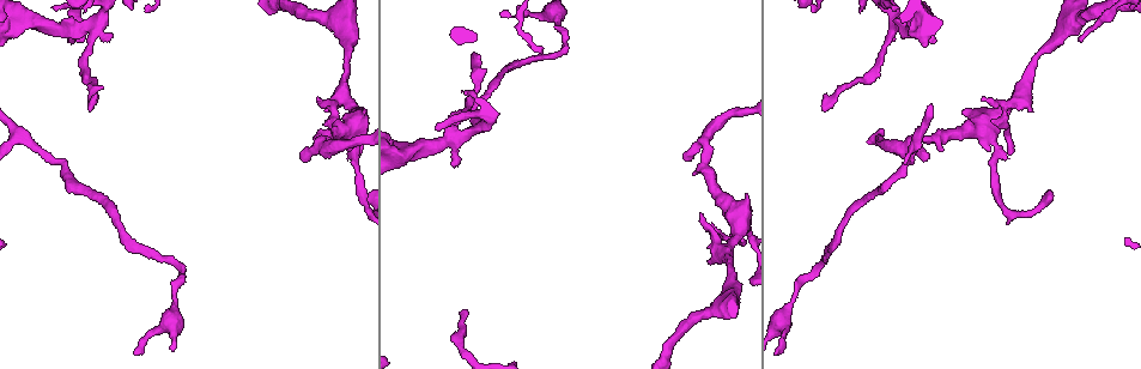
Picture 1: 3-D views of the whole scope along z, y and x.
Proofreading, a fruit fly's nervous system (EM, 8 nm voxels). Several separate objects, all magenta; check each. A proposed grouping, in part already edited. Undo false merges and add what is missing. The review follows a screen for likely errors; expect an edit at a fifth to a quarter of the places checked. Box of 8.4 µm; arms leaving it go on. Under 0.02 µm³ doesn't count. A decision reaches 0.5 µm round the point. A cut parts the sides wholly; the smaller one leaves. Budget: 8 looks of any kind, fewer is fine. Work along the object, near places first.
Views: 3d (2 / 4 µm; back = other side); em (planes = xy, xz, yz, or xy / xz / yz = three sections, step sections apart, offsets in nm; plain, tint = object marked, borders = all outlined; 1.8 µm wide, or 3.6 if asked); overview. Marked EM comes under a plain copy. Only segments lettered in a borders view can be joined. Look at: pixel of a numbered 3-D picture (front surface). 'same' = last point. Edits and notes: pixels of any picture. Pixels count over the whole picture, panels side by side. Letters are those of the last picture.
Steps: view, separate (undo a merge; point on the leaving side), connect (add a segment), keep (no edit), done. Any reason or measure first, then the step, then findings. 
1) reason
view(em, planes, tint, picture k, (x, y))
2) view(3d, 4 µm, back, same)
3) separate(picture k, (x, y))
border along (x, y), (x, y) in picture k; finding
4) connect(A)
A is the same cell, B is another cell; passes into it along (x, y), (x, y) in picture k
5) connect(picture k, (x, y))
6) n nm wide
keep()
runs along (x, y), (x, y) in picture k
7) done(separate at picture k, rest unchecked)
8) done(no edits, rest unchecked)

branch stops here
view(3d, 2 µm, picture 1, (687, 160))

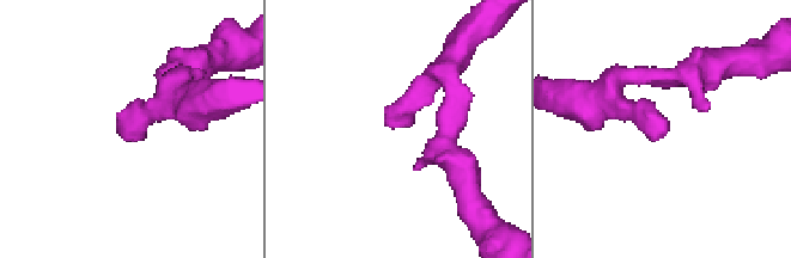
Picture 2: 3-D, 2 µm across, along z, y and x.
view(em, xz, step 8, tint, picture 2, (663, 128))

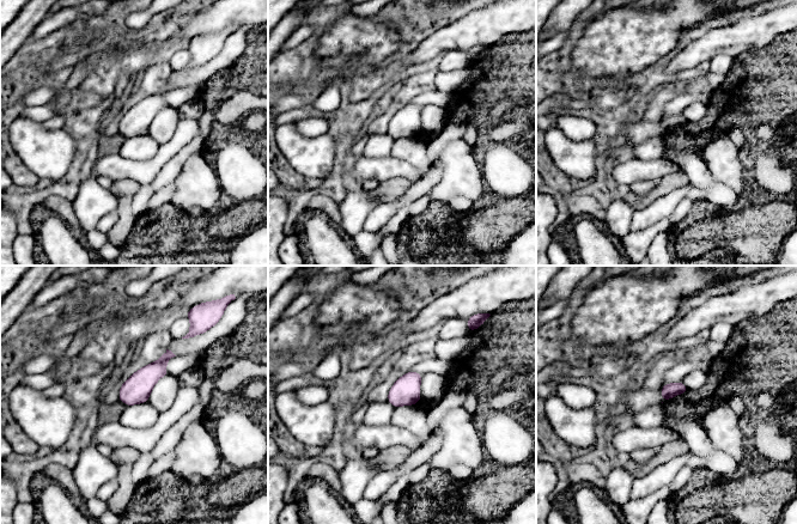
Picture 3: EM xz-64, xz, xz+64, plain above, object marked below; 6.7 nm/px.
cut it another way
view(em, planes, borders, same)

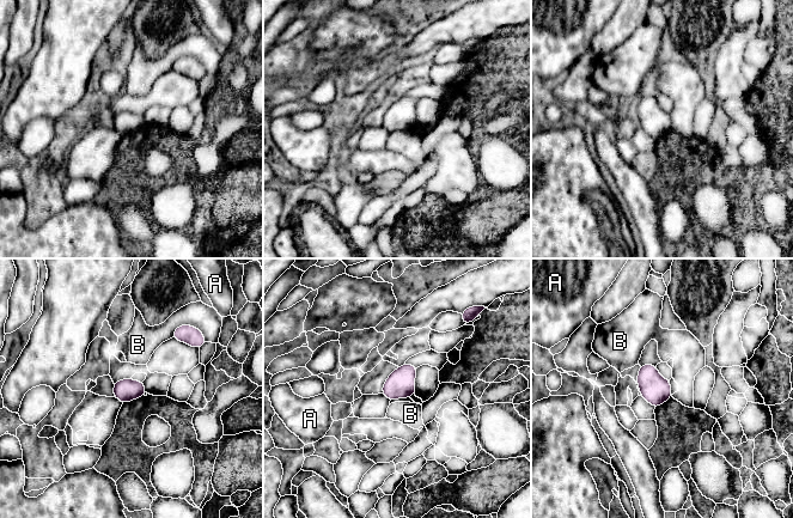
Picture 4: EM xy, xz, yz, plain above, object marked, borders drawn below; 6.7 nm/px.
keep()
A and B are other cells; border along (178, 325), (171, 336) in picture 4; none of them fits

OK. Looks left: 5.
branch stops here
view(3d, 2 µm, picture 1, (932, 41))

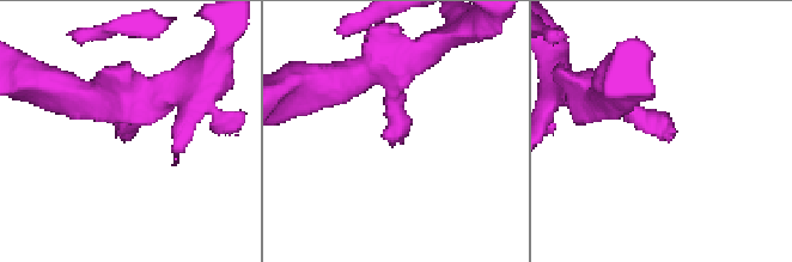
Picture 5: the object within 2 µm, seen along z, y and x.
now the EM
view(em, xy, step 4, borders, picture 5, (392, 141))

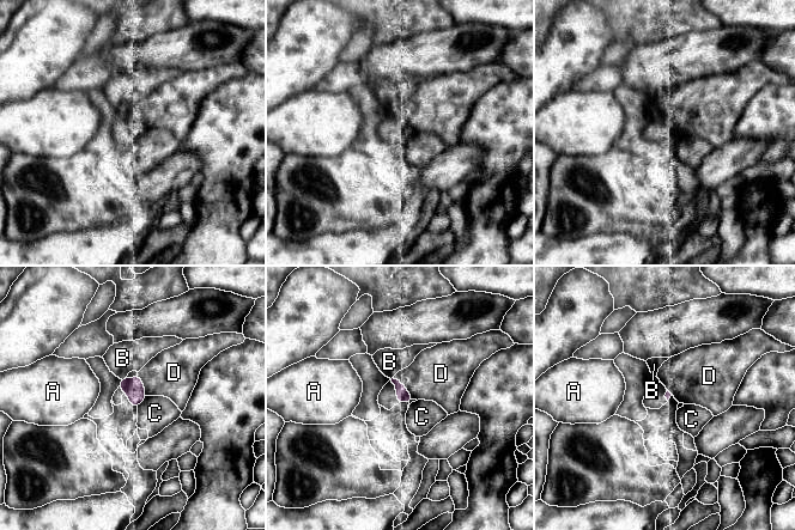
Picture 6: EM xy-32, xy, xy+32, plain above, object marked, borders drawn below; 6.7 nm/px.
view(em, planes, borders, same)

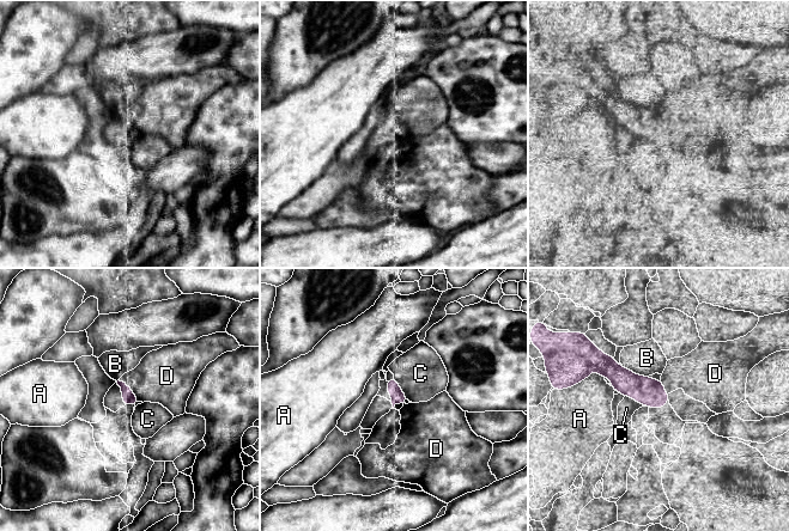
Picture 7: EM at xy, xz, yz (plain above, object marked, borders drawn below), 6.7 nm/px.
D touches over 200 nm
separate(picture 7, (624, 380))
A, B, C and D are other cells; border along (589, 362), (594, 371) in picture 7; two cells meet here

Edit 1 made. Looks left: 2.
thin neck
view(3d, 2 µm, picture 1, (793, 295))

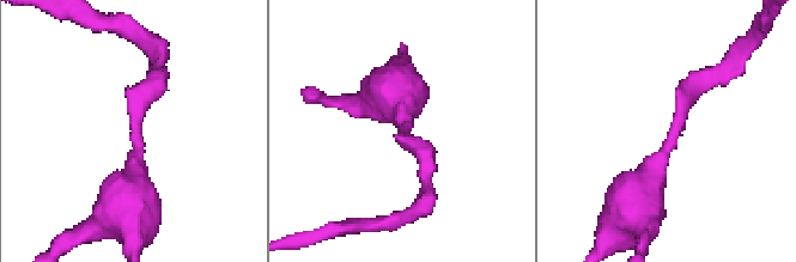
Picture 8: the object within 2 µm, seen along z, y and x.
now the EM
view(em, yz, step 16, borders, picture 8, (671, 130))

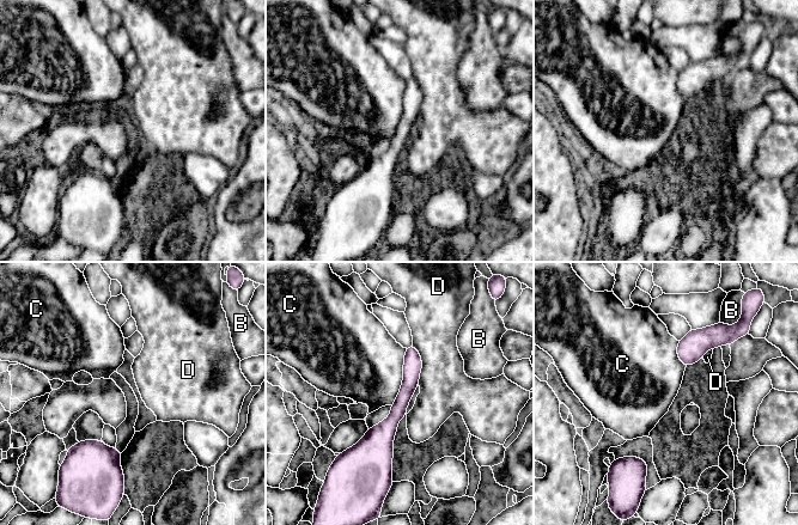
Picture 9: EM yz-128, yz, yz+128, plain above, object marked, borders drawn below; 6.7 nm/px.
C touches over 400 nm
keep()
B, C and D are other cells; runs along (412, 349), (387, 466) in picture 9; all the same cell

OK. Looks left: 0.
done(separate at picture 7, rest unchecked)

